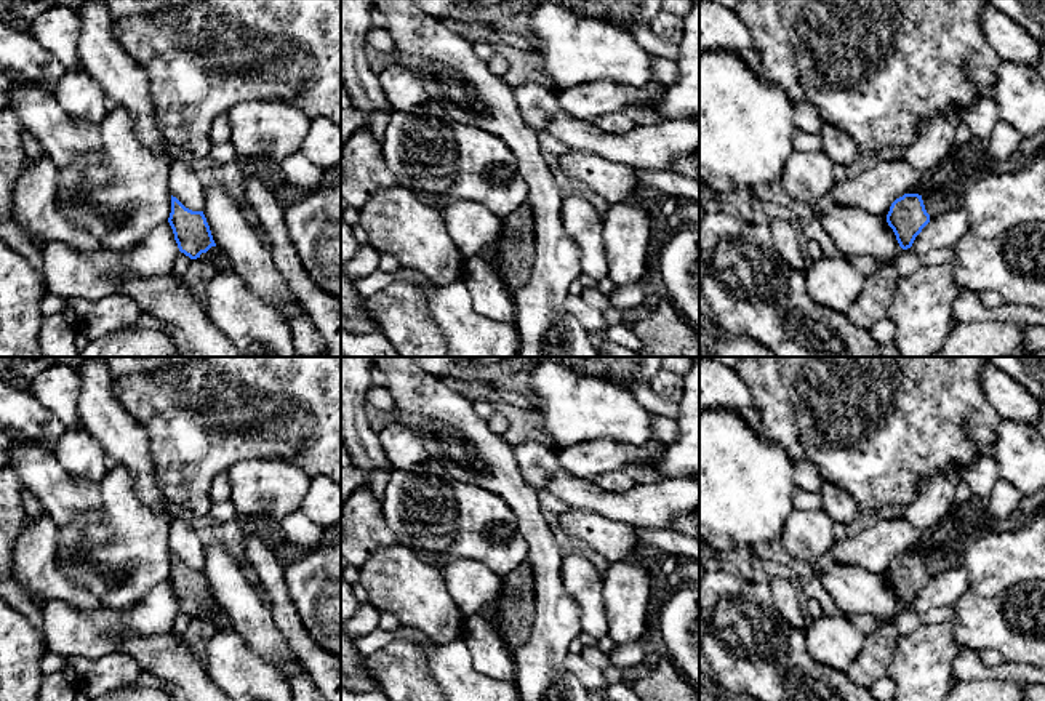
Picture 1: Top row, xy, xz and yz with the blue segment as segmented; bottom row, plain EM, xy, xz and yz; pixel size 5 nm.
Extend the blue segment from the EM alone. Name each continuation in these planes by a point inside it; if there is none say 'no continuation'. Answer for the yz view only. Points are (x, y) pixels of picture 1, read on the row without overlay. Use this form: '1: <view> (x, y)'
1: yz (936, 560)

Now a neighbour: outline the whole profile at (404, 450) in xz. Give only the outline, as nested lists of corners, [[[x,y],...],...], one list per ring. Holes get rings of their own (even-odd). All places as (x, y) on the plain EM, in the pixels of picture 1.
[[[400,423],[384,427],[379,432],[379,443],[394,469],[408,471],[429,459],[429,453],[414,431]]]

